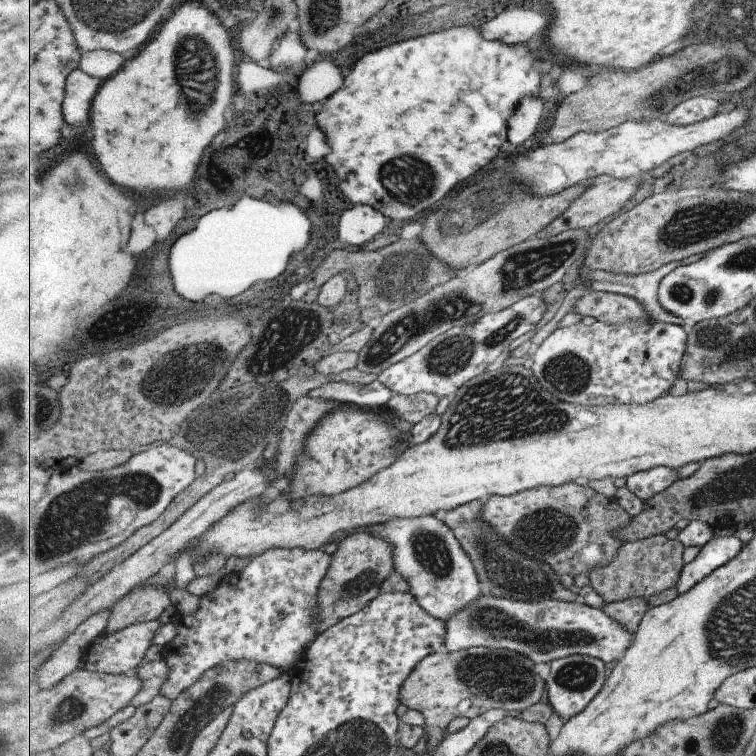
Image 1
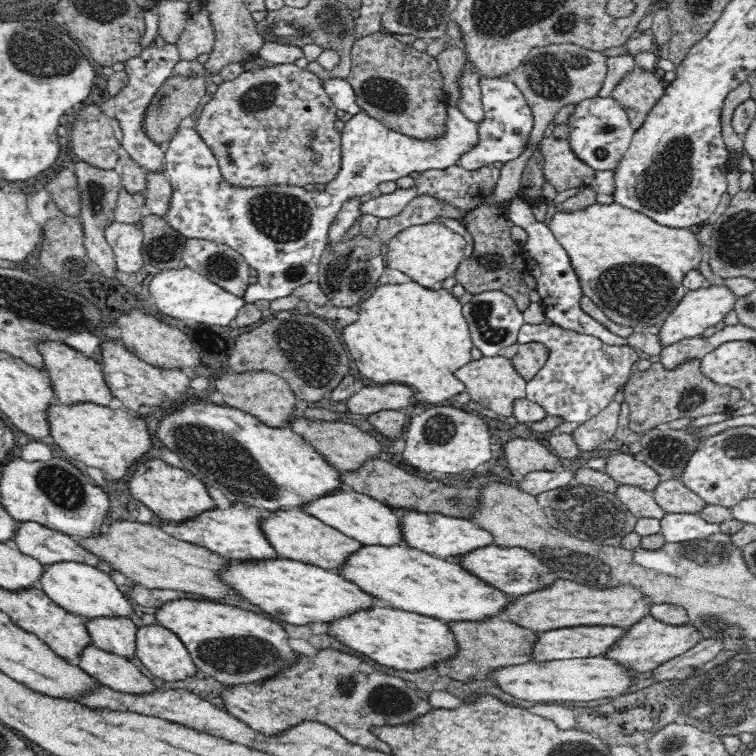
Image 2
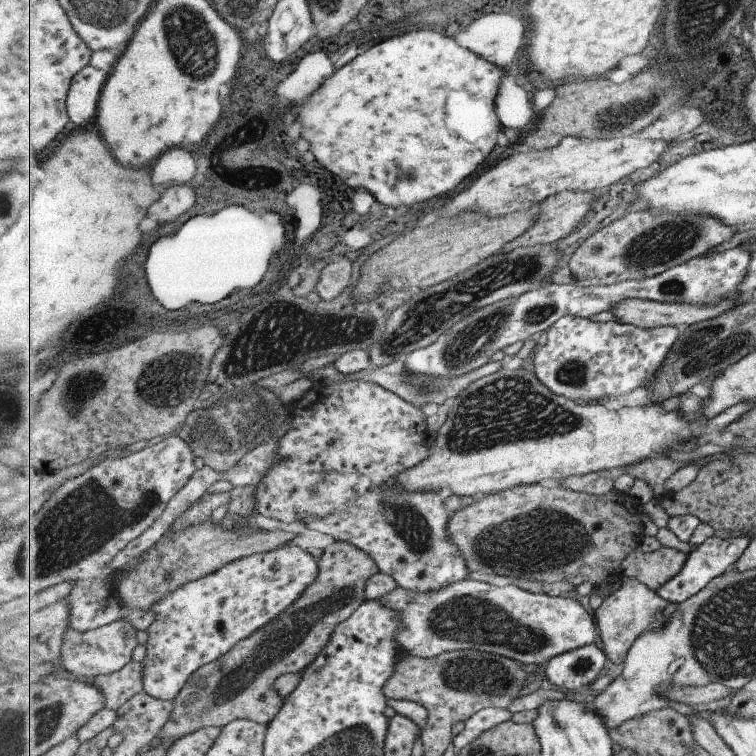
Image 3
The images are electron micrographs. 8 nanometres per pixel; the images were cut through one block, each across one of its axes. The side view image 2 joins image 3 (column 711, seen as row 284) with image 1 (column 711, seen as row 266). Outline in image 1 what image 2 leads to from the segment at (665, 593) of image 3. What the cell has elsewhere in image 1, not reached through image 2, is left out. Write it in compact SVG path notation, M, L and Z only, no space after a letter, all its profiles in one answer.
M739 537L712 538L701 548L696 558L683 567L680 581L676 586L677 596L687 594L712 572L731 562L744 546Z

